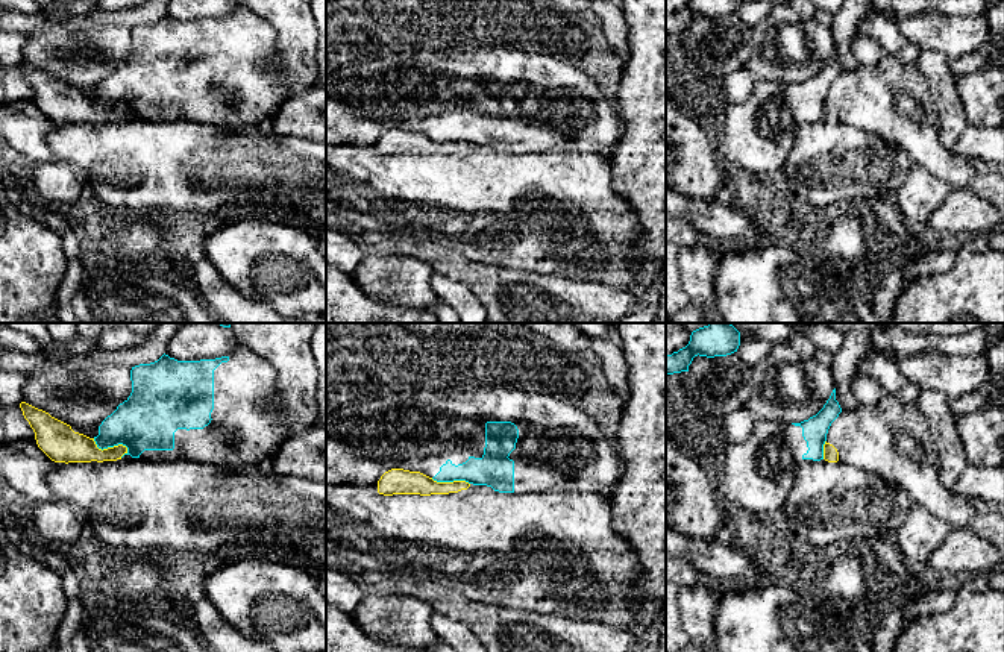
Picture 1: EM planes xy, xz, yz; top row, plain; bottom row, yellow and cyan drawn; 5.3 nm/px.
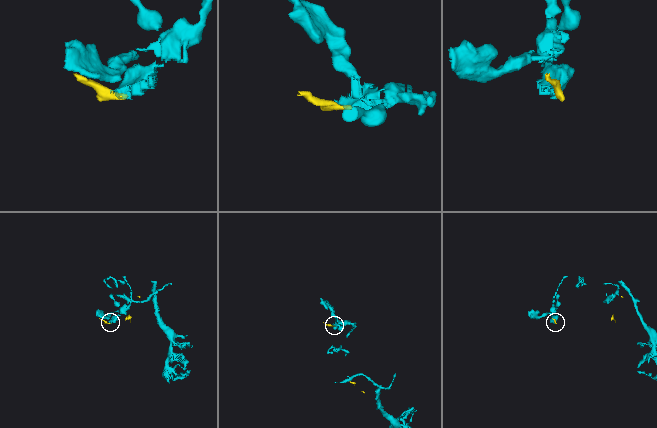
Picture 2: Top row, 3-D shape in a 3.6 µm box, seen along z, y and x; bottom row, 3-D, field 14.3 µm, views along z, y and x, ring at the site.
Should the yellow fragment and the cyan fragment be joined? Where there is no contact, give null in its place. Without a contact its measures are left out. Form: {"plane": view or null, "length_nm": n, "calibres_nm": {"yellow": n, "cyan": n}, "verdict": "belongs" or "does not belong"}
{"plane": "xy", "length_nm": 200, "calibres_nm": {"yellow": 180, "cyan": 320}, "verdict": "does not belong"}

